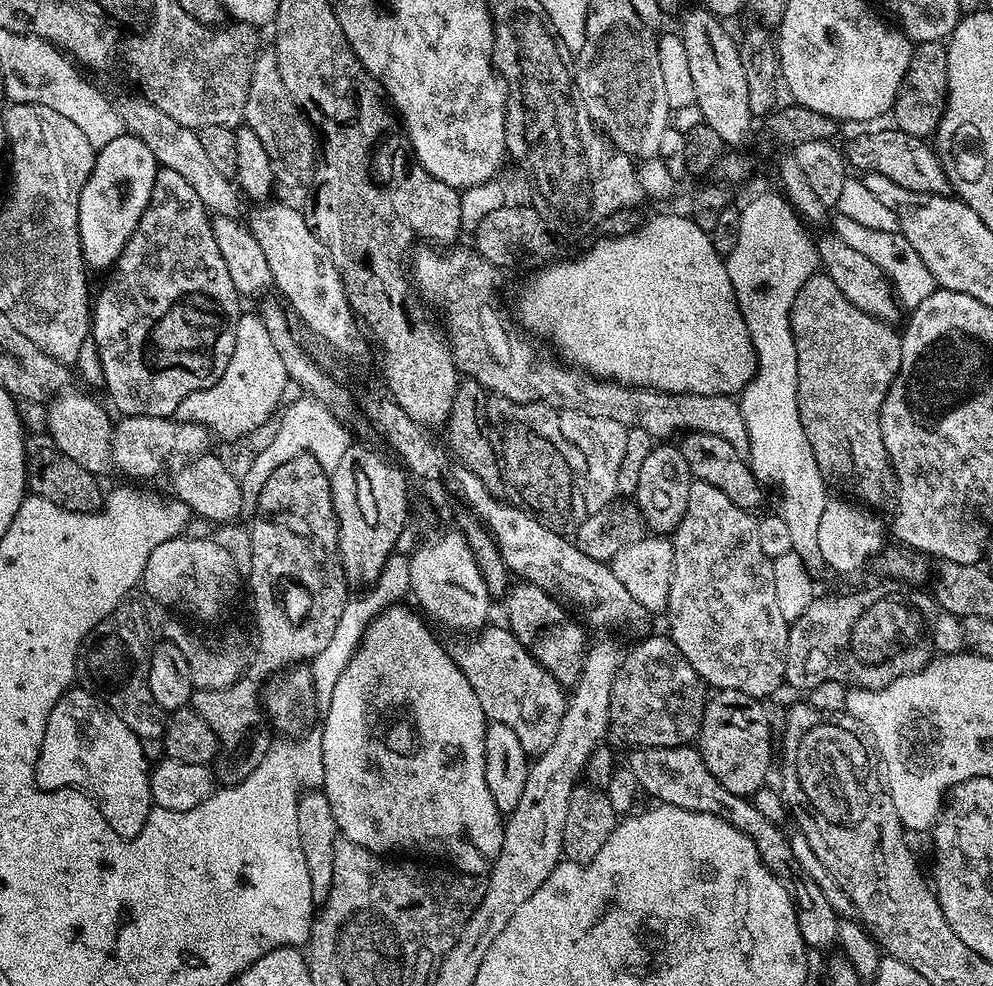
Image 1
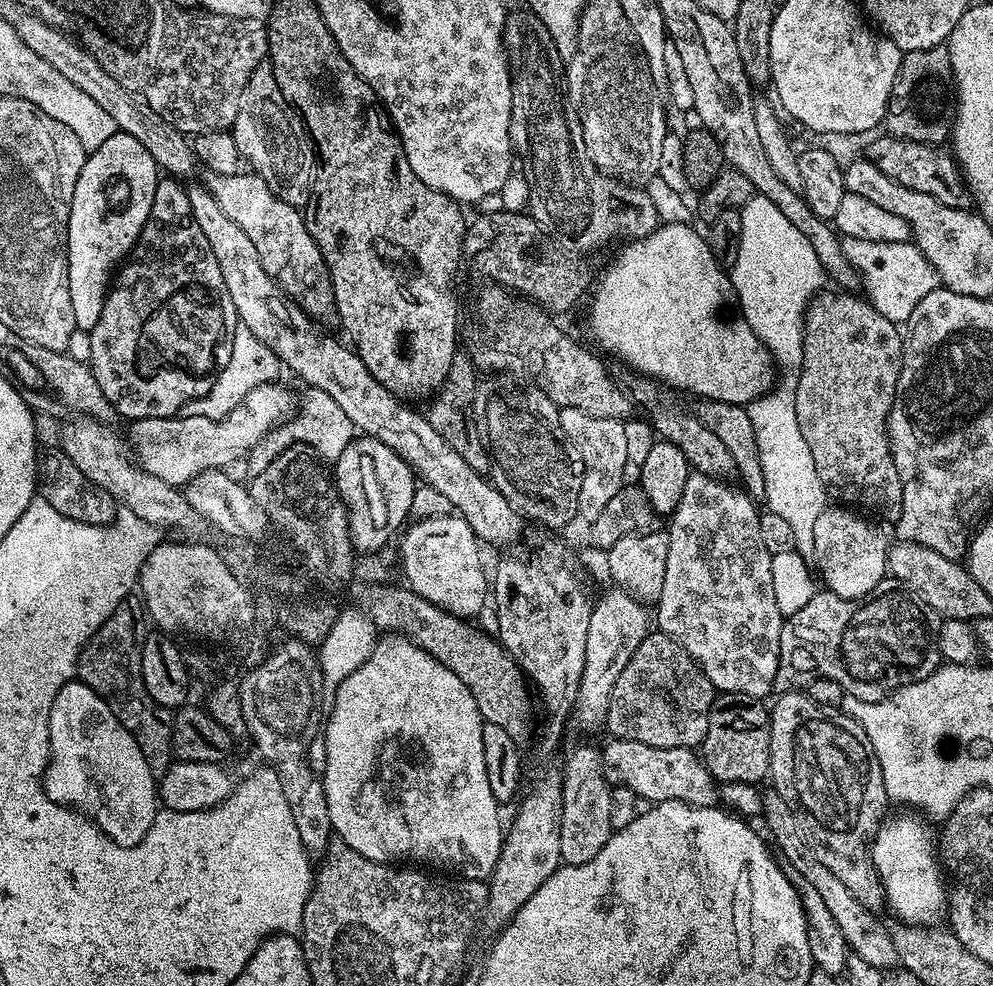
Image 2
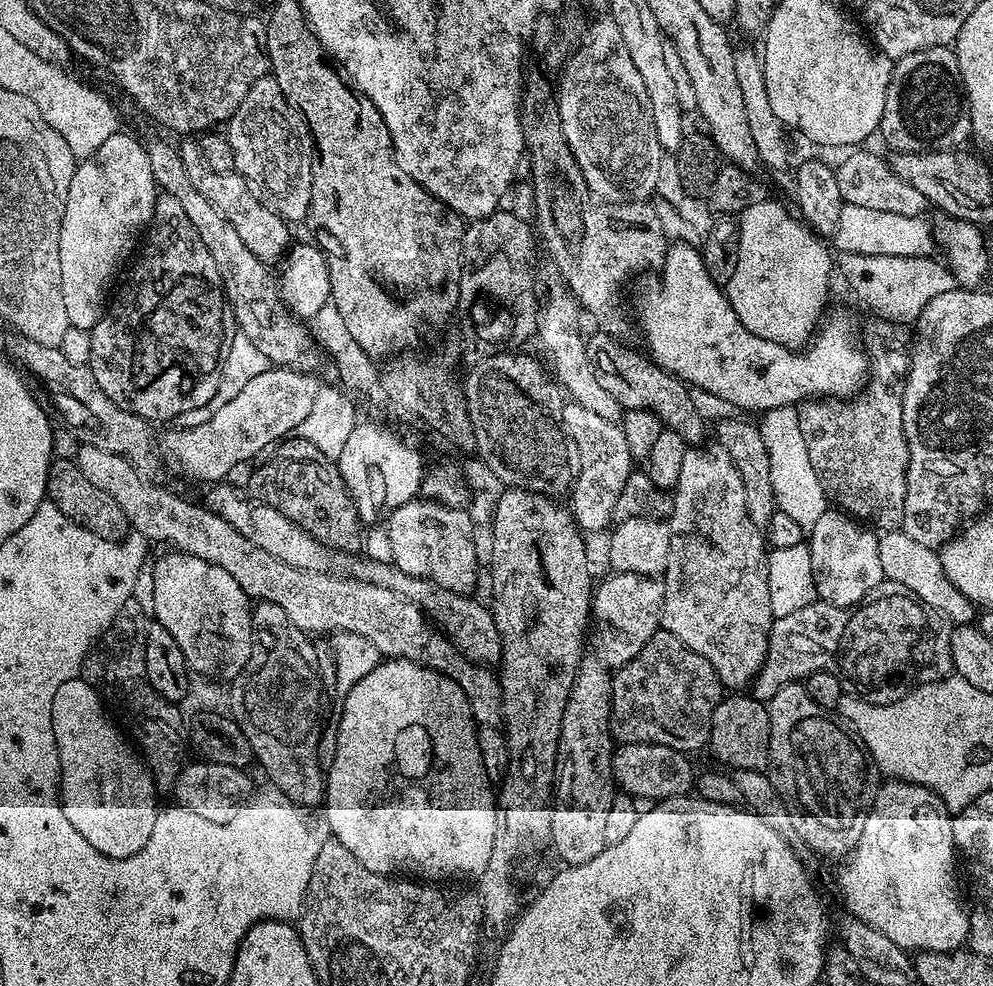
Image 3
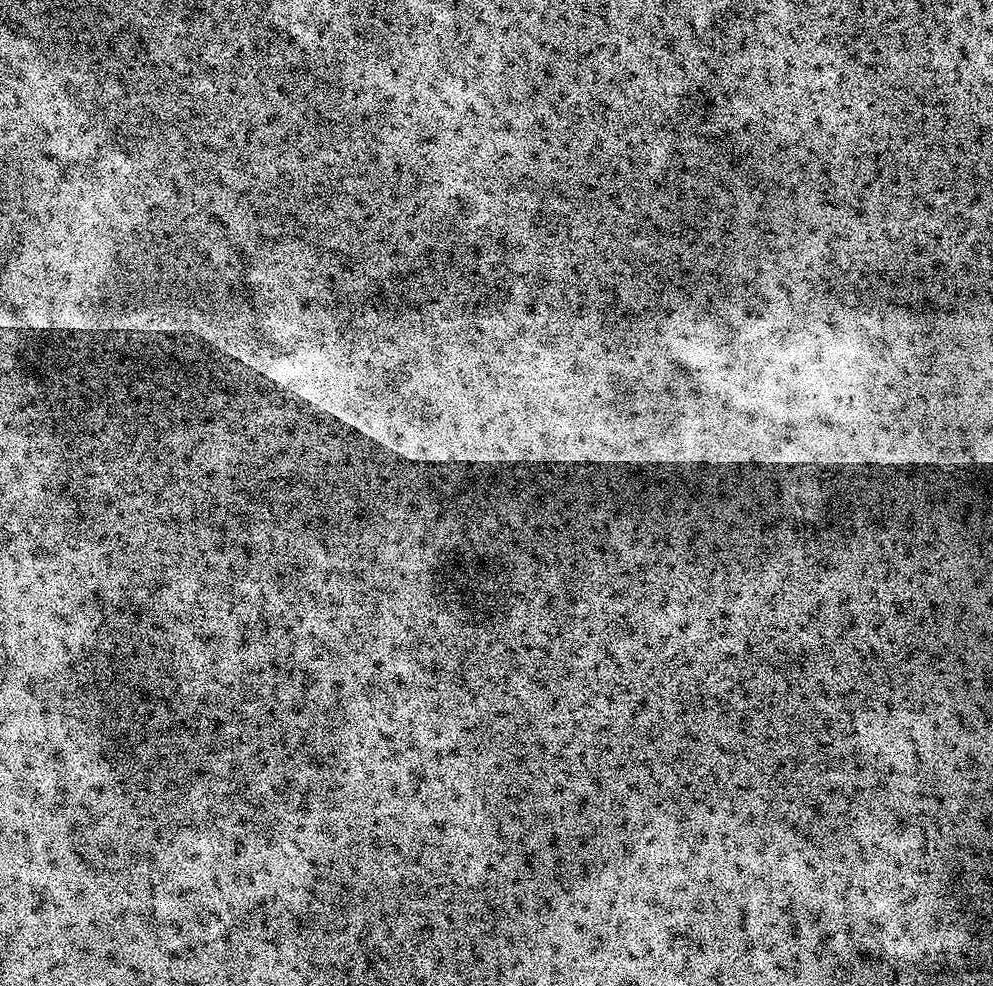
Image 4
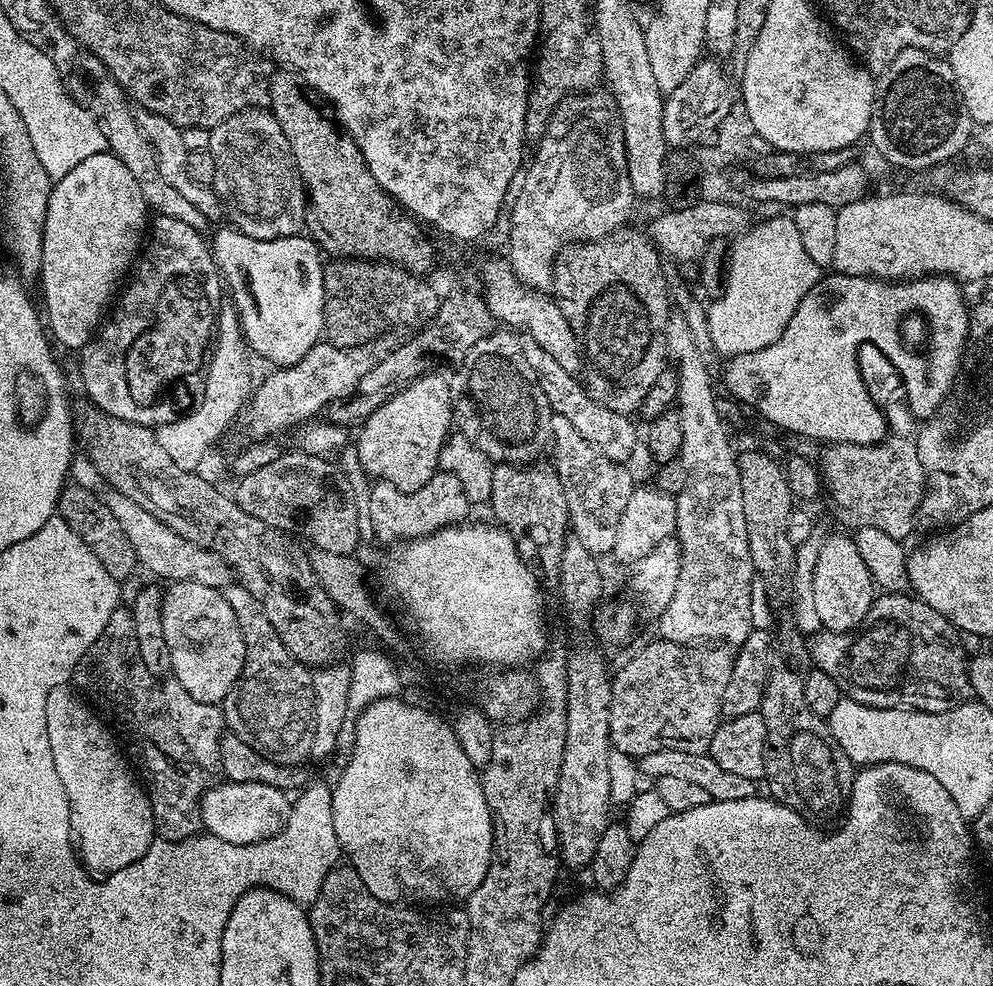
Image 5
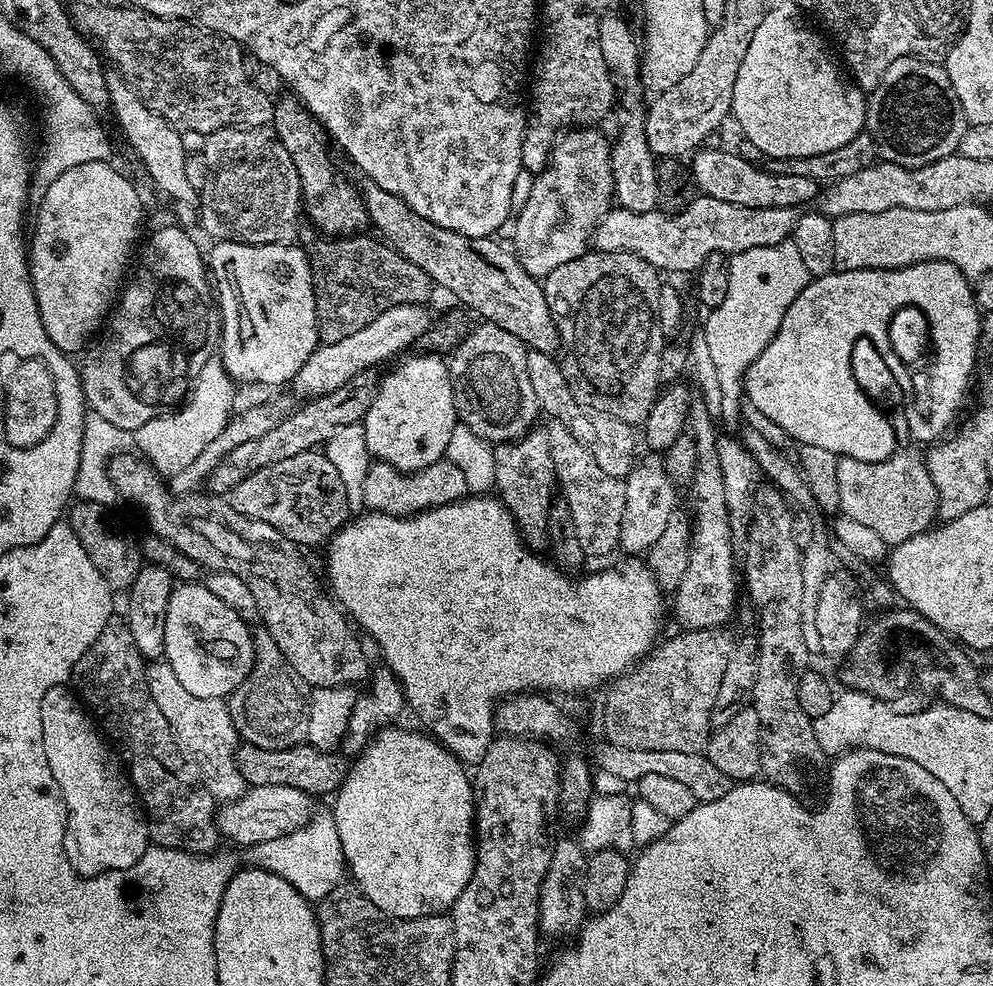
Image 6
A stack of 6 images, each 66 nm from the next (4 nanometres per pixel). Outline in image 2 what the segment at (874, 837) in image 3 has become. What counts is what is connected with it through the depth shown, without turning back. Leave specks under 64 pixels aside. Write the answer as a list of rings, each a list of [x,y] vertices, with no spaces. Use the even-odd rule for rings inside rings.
[[[915,815],[891,816],[881,823],[870,849],[872,866],[884,889],[887,911],[892,911],[900,919],[897,921],[908,926],[939,925],[946,916],[946,880],[933,833],[931,836],[929,825]]]

